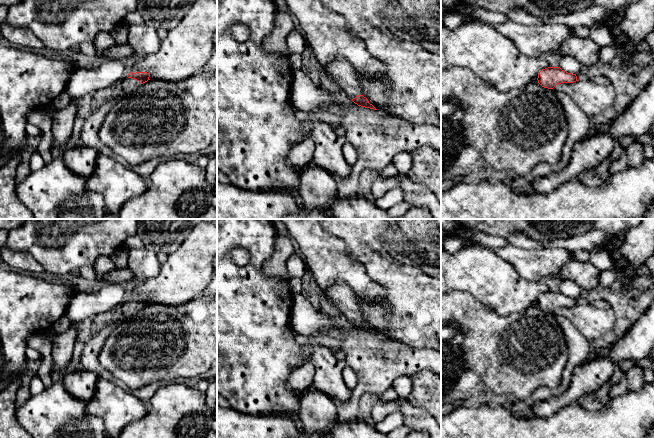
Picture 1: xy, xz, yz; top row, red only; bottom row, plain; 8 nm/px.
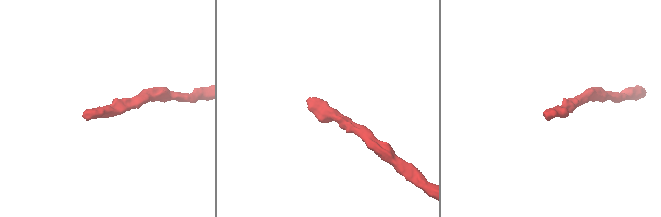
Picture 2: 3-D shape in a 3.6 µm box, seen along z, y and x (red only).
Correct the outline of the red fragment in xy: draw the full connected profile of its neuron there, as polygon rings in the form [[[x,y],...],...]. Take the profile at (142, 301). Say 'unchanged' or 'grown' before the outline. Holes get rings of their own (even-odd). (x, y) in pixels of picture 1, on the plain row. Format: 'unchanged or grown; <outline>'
grown; [[[130,296],[122,305],[120,305],[119,318],[126,319],[132,317],[141,308],[150,304],[149,301],[150,298],[147,296]]]

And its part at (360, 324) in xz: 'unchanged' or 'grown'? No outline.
grown

